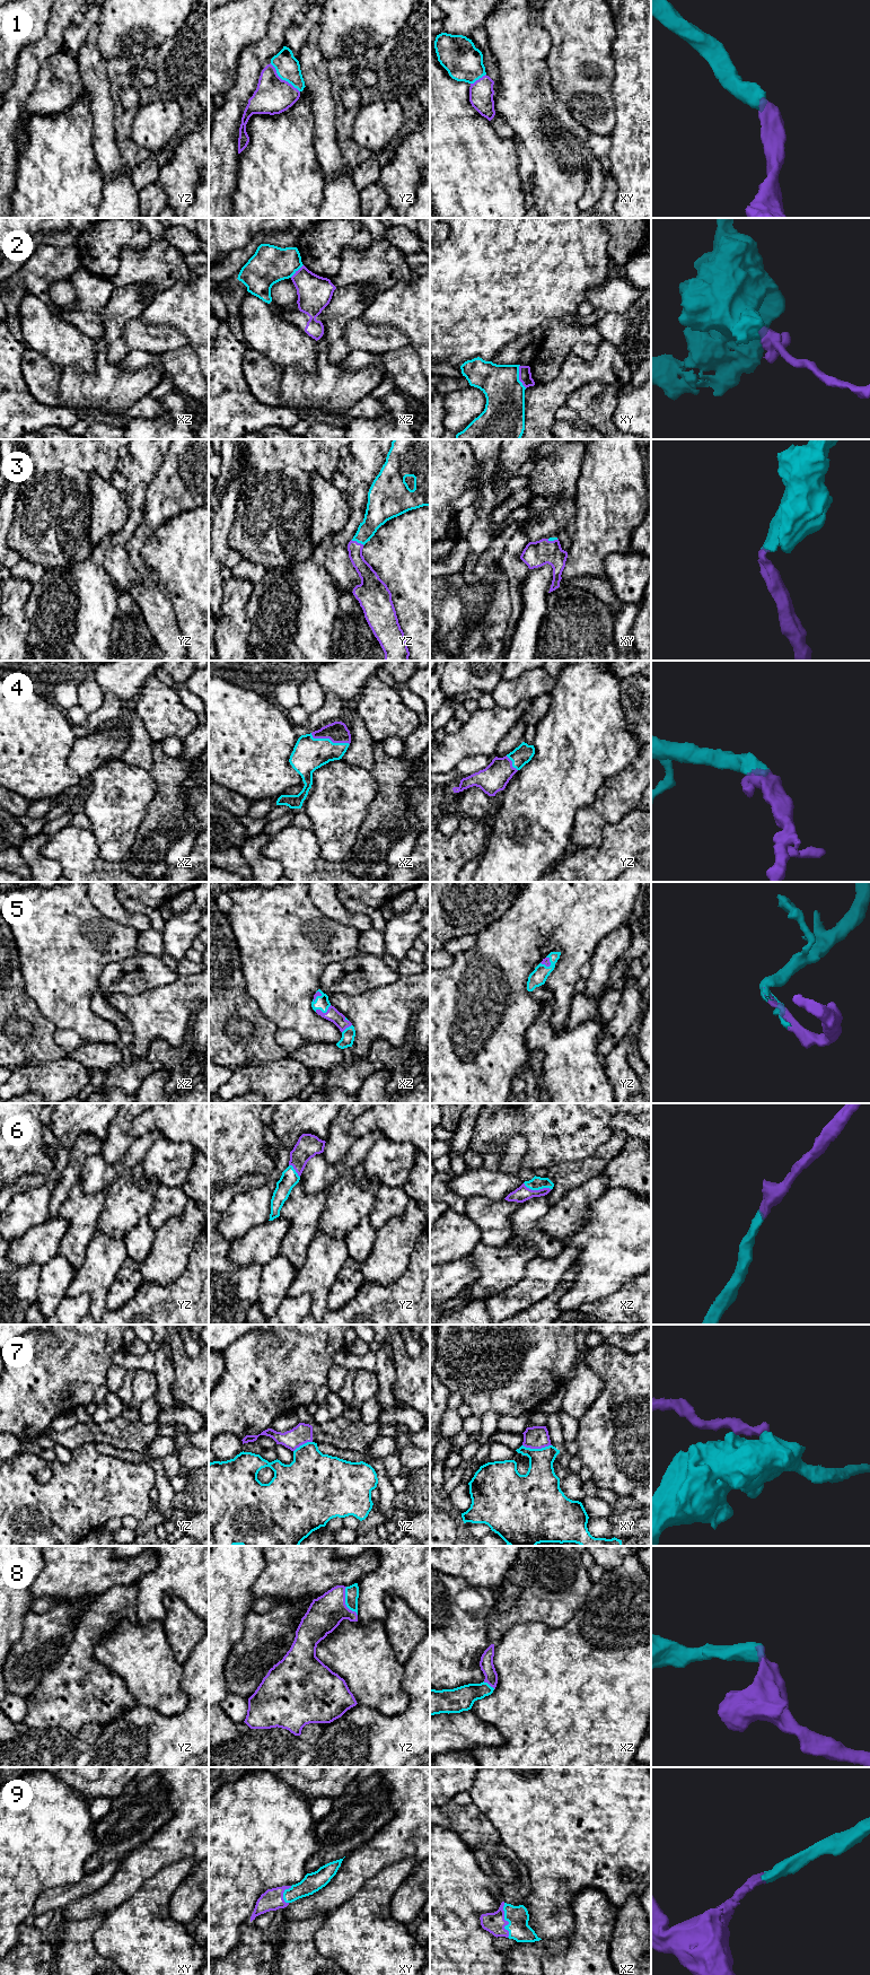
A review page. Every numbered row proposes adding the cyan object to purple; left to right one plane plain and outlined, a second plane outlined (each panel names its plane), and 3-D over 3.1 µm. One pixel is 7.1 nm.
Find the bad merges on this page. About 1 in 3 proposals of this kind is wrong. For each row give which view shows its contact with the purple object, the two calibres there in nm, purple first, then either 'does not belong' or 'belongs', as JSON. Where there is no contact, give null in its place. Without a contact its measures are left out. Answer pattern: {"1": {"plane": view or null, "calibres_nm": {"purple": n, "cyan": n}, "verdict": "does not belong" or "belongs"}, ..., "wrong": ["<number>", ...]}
{"1": {"plane": "yz", "calibres_nm": {"purple": 260, "cyan": 170}, "verdict": "belongs"}, "2": {"plane": "xy", "calibres_nm": {"purple": 100, "cyan": 280}, "verdict": "does not belong"}, "3": {"plane": "yz", "calibres_nm": {"purple": 120, "cyan": 170}, "verdict": "belongs"}, "4": {"plane": "xz", "calibres_nm": {"purple": 150, "cyan": 240}, "verdict": "belongs"}, "5": {"plane": "xz", "calibres_nm": {"purple": 90, "cyan": 100}, "verdict": "belongs"}, "6": {"plane": "xz", "calibres_nm": {"purple": 110, "cyan": 90}, "verdict": "belongs"}, "7": {"plane": "xy", "calibres_nm": {"purple": 160, "cyan": 240}, "verdict": "does not belong"}, "8": {"plane": "yz", "calibres_nm": {"purple": 240, "cyan": 100}, "verdict": "belongs"}, "9": {"plane": "xz", "calibres_nm": {"purple": 150, "cyan": 150}, "verdict": "belongs"}, "wrong": ["2", "7"]}

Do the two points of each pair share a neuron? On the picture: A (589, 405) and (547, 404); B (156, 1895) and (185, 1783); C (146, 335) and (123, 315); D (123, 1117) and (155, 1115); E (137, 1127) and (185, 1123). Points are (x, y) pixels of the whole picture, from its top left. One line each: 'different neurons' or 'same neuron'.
A: different neurons
B: different neurons
C: different neurons
D: different neurons
E: same neuron

